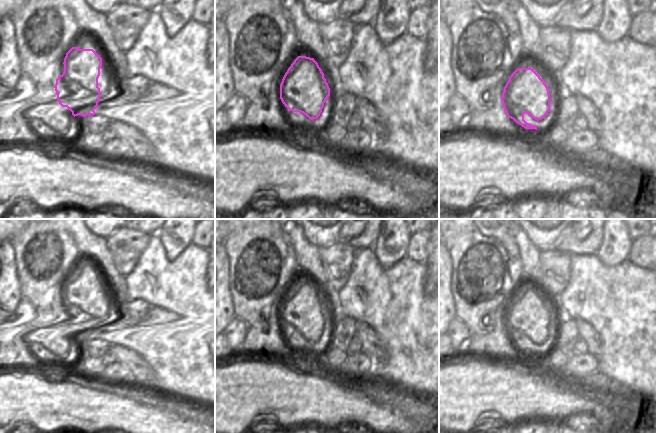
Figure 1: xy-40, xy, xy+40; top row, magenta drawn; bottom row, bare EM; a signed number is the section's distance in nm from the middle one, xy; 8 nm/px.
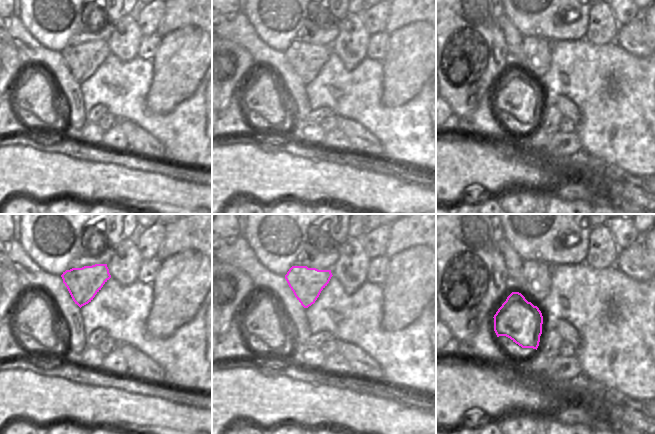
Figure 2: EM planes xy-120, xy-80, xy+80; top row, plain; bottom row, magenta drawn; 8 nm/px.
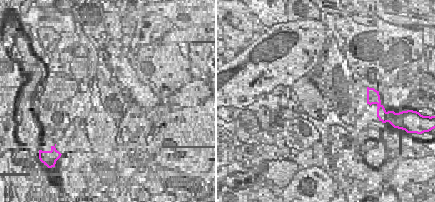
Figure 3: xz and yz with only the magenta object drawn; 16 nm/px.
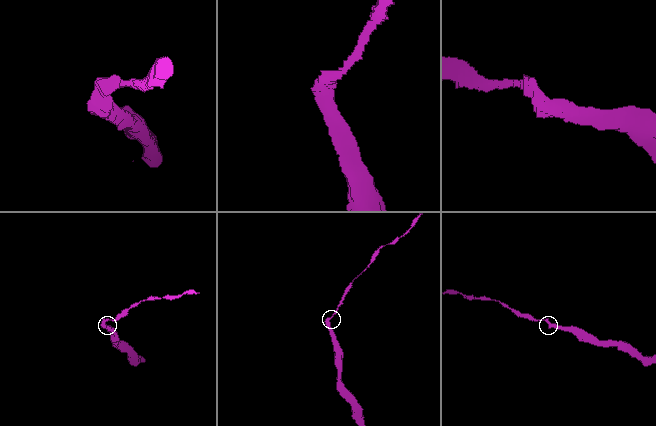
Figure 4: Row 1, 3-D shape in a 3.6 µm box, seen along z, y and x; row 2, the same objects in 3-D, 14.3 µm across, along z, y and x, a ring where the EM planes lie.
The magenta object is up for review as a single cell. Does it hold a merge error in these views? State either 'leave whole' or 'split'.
split

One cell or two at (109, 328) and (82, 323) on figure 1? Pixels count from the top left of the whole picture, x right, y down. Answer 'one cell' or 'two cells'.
two cells

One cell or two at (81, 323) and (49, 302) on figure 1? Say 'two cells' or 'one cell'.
two cells

